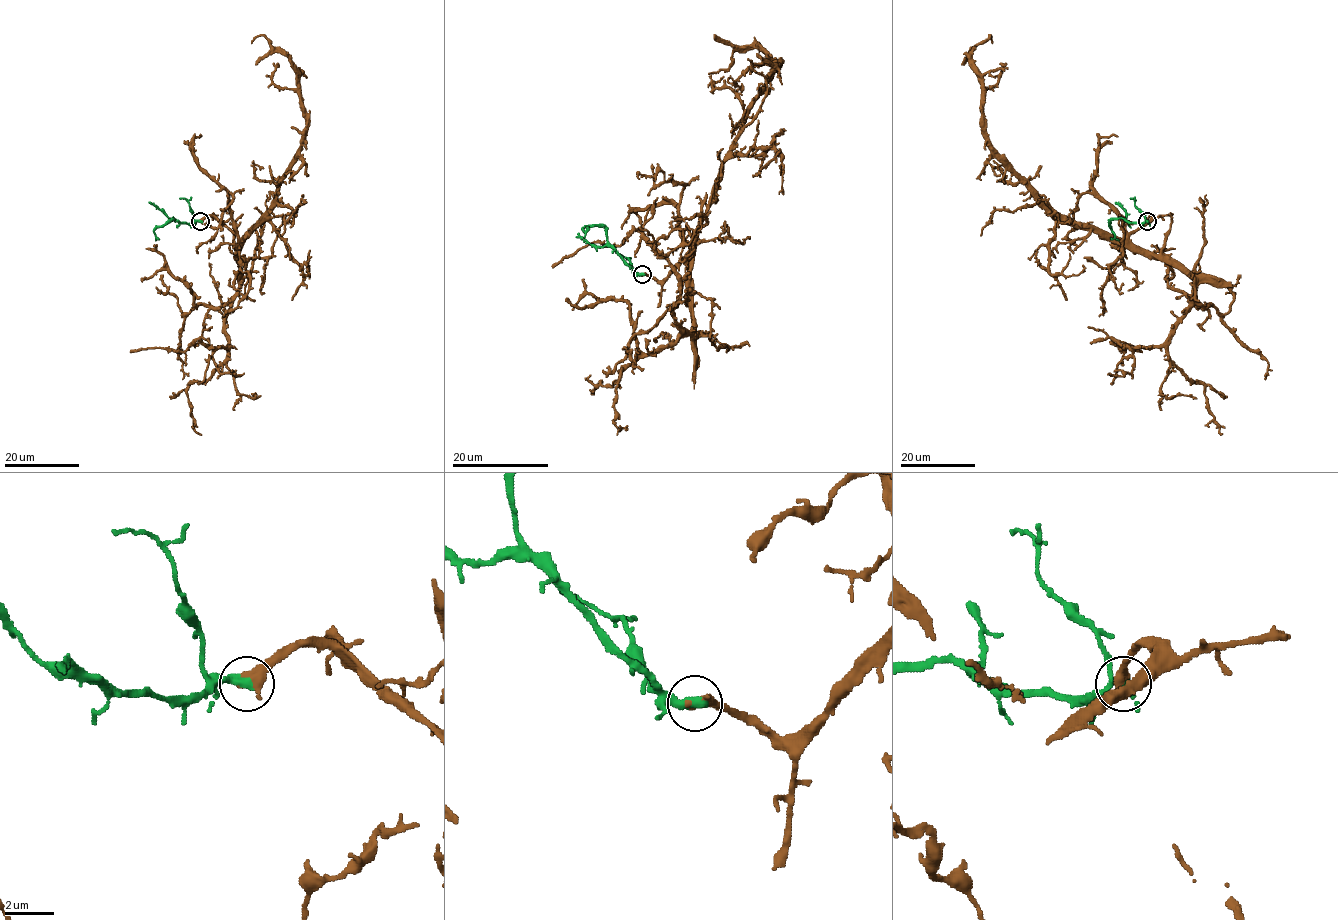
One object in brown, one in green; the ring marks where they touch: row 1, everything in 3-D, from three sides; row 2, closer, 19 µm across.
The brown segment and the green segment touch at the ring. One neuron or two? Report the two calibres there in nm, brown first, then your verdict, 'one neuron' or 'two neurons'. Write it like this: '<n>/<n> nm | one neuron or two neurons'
480/440 nm | one neuron

